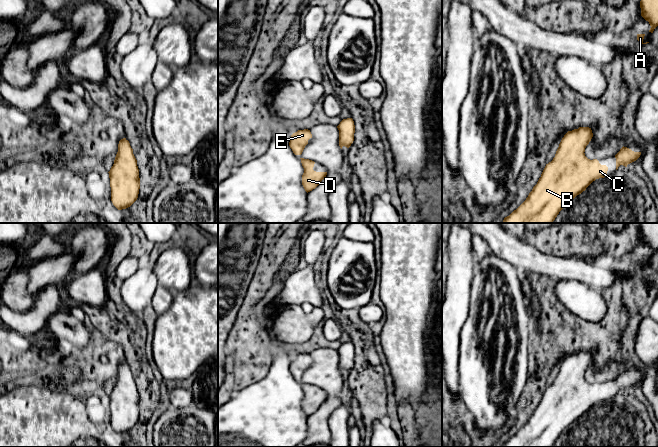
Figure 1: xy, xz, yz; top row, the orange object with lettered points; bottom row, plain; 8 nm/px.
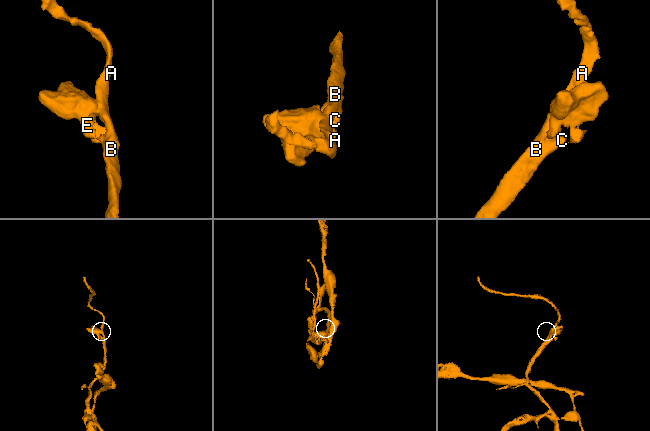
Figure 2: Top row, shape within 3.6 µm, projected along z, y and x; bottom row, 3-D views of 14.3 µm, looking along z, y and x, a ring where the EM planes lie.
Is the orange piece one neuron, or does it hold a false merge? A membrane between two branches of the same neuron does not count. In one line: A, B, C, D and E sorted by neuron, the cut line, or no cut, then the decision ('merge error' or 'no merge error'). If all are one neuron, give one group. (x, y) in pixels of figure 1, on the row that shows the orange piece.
A B C D E | no cut | no merge error

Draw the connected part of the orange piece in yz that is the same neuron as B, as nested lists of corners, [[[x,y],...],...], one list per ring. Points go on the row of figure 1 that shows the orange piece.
[[[579,127],[568,131],[562,138],[555,157],[546,164],[541,177],[533,187],[526,200],[509,216],[505,217],[502,223],[552,223],[559,212],[577,195],[581,194],[596,179],[607,176],[608,167],[601,165],[597,159],[590,160],[585,156],[585,148],[593,137],[591,128]]]

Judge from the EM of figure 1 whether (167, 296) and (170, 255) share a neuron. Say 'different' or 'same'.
same

